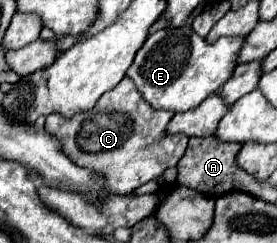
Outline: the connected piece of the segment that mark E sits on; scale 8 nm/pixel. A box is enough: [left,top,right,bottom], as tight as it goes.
[127,25,245,113]

